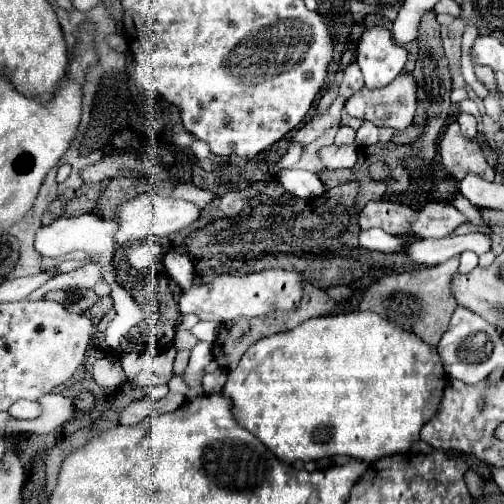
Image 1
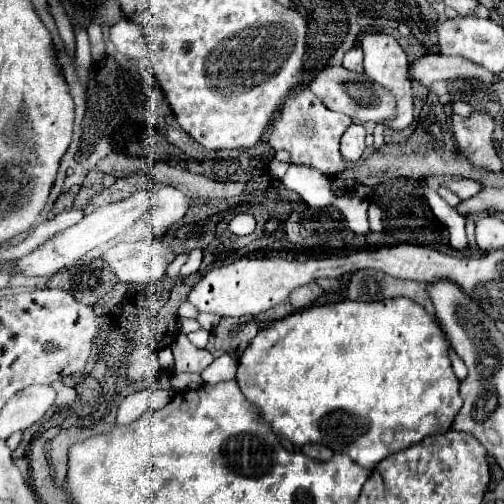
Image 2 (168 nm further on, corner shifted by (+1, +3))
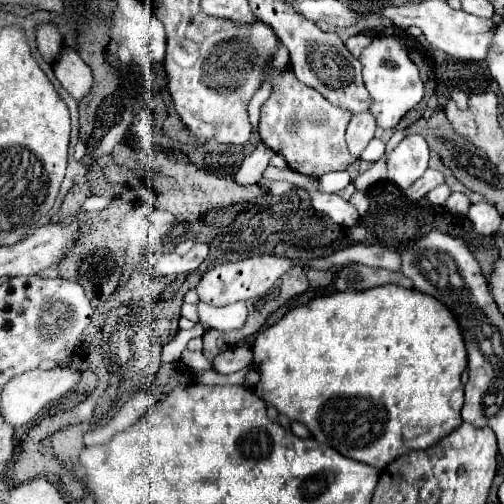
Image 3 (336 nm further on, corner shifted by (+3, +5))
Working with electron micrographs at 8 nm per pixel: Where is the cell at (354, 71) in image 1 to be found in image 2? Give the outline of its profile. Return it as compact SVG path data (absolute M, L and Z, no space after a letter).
M359 45L352 47L344 56L344 68L350 72L363 73L363 51Z

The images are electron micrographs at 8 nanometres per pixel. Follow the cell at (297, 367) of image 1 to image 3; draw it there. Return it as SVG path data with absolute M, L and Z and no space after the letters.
M388 284L388 286L374 286L372 290L362 290L362 292L334 292L328 296L320 296L314 298L310 304L306 306L298 306L292 308L280 322L276 322L270 328L264 328L254 344L254 364L256 368L262 372L260 384L256 386L256 394L260 398L264 398L266 402L270 402L272 406L276 406L276 410L280 414L284 414L288 420L298 420L302 424L306 424L306 428L310 430L310 434L338 450L340 454L376 466L376 468L384 468L388 466L388 462L392 462L394 458L398 458L400 454L408 454L412 450L424 450L432 444L436 444L440 438L448 436L452 430L456 430L462 424L462 416L460 416L460 408L464 404L464 386L460 384L462 372L468 366L468 352L464 346L464 338L460 336L460 326L456 322L456 316L438 300L432 300L430 294L420 294L414 288L402 288L396 284Z

